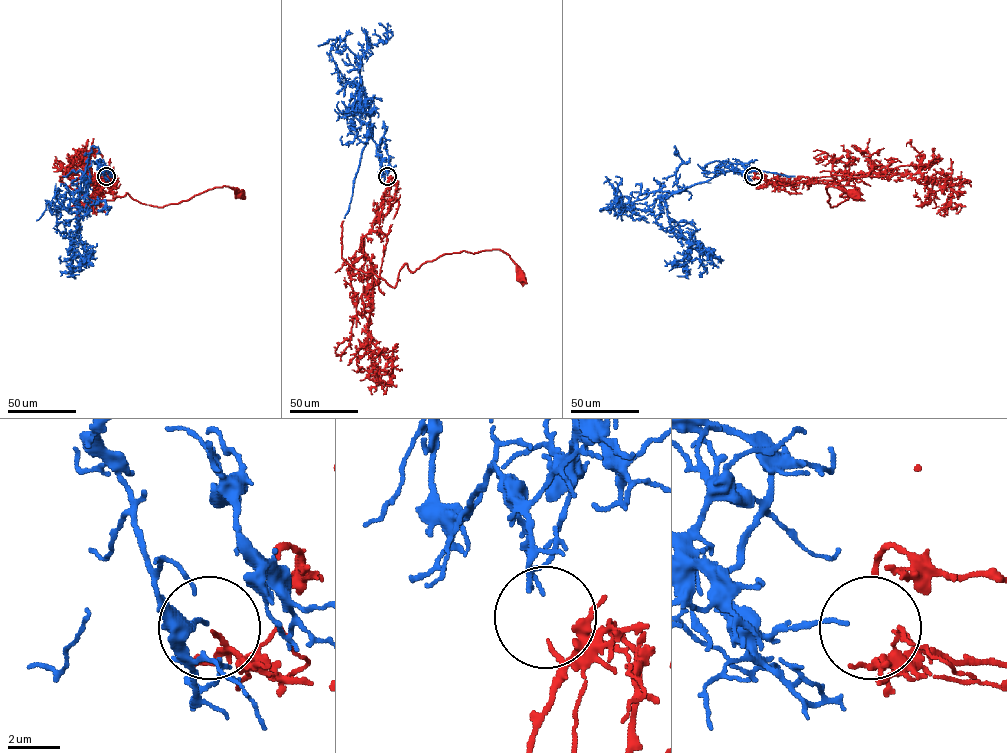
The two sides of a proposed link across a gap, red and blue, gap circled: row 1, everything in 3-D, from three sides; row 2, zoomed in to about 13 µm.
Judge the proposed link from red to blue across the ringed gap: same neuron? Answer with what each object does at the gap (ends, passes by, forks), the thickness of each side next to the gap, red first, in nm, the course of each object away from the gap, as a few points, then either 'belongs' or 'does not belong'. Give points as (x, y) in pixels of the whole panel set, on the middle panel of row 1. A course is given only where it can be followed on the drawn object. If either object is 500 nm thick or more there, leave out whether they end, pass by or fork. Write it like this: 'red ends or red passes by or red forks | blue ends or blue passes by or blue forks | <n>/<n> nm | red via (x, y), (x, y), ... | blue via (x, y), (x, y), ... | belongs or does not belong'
red ends | blue ends | 150/150 nm | red via (388, 177), (353, 268), (394, 287), (405, 264), (413, 272), (448, 253), (500, 249), (521, 277) | blue via (387, 175), (369, 129), (357, 56), (346, 47), (338, 52), (339, 39), (318, 45) | belongs

